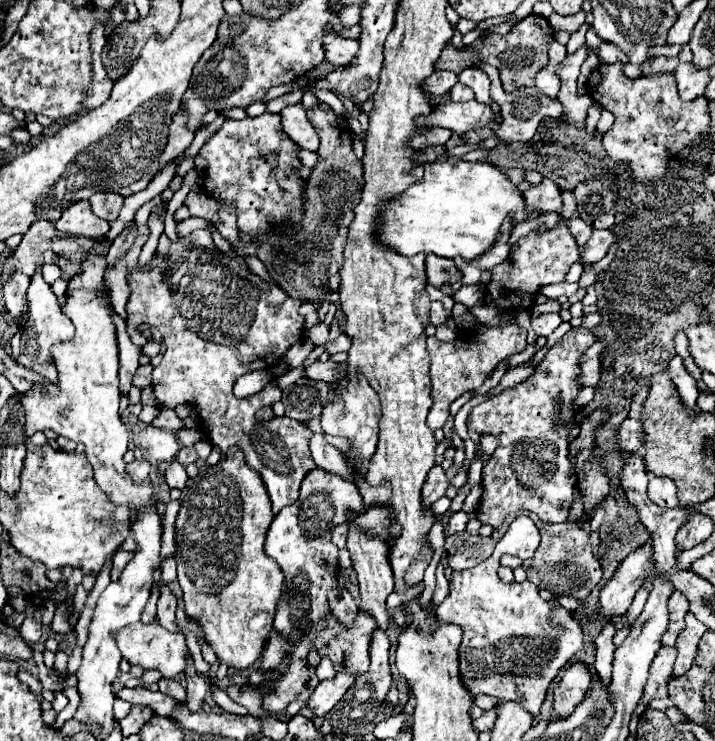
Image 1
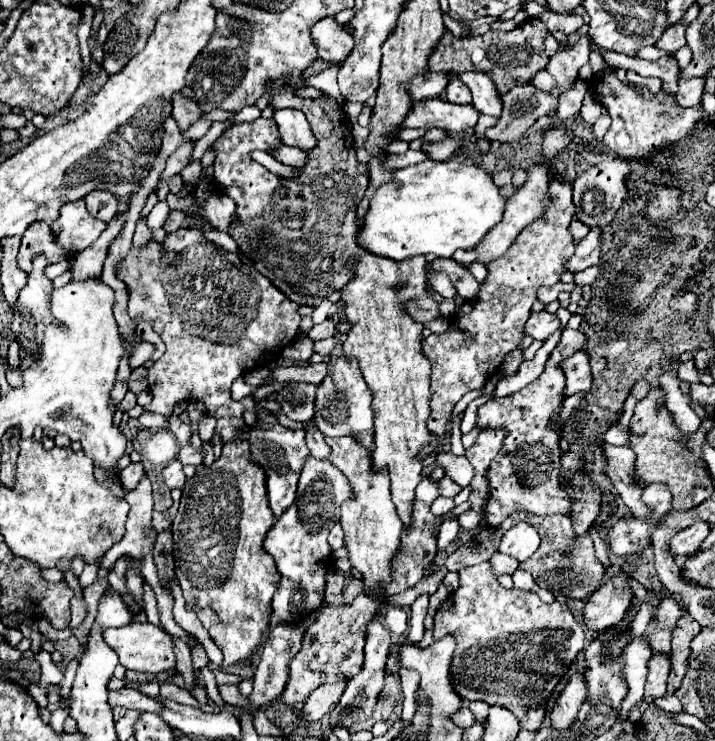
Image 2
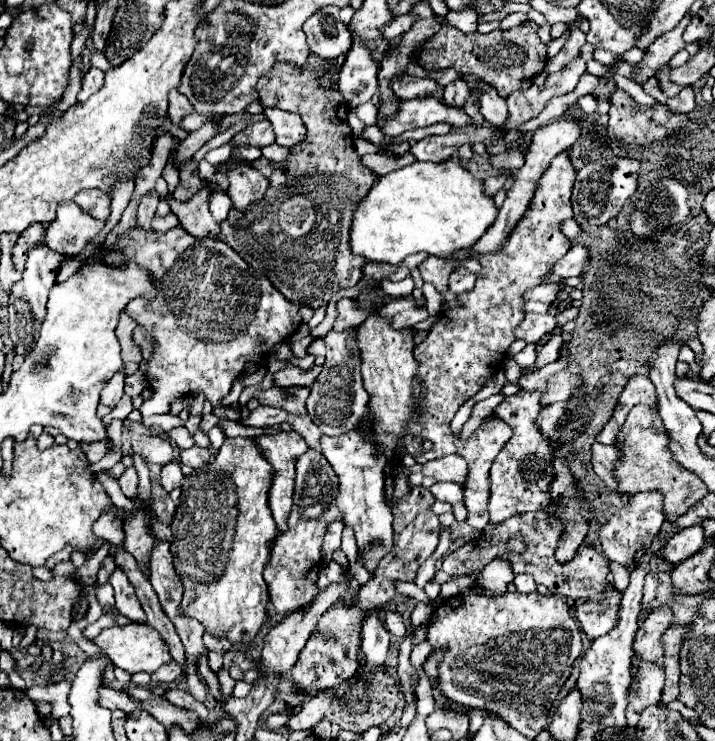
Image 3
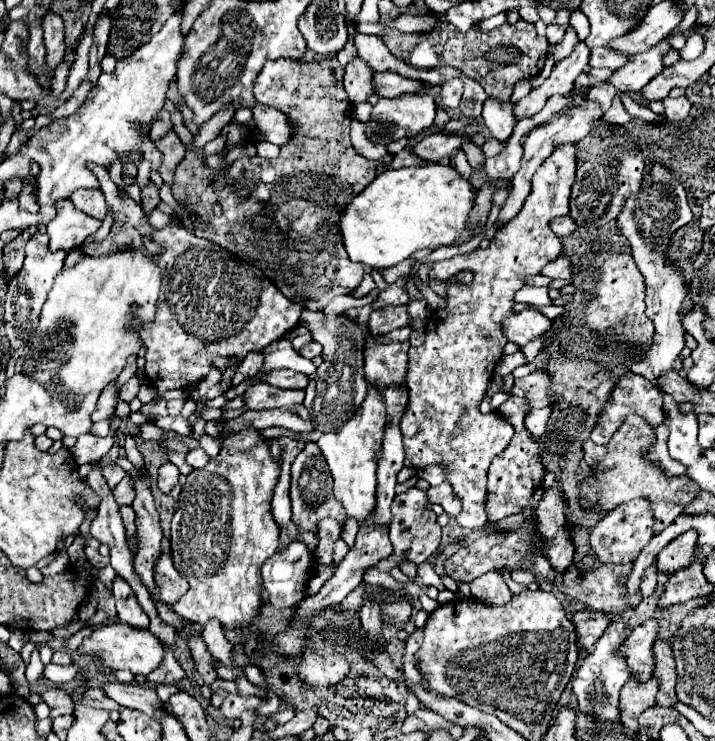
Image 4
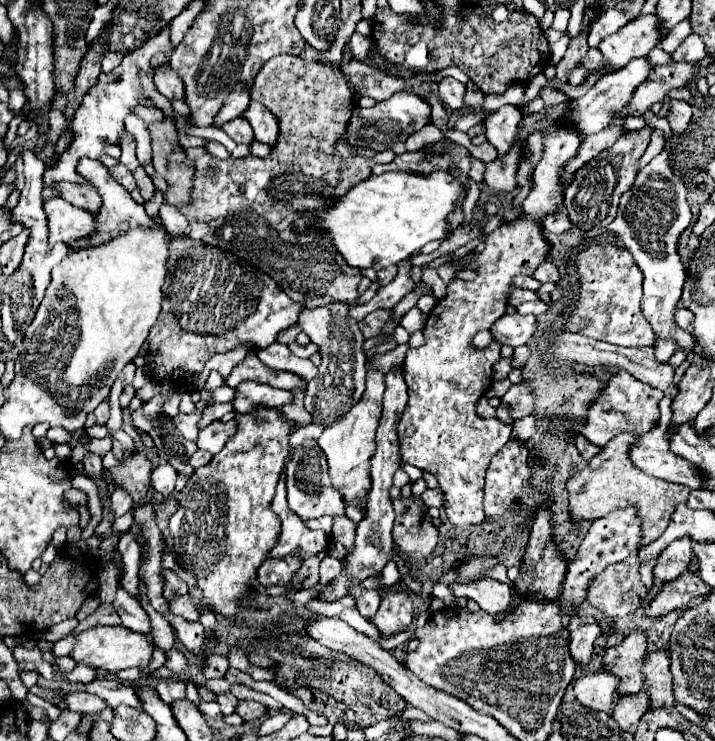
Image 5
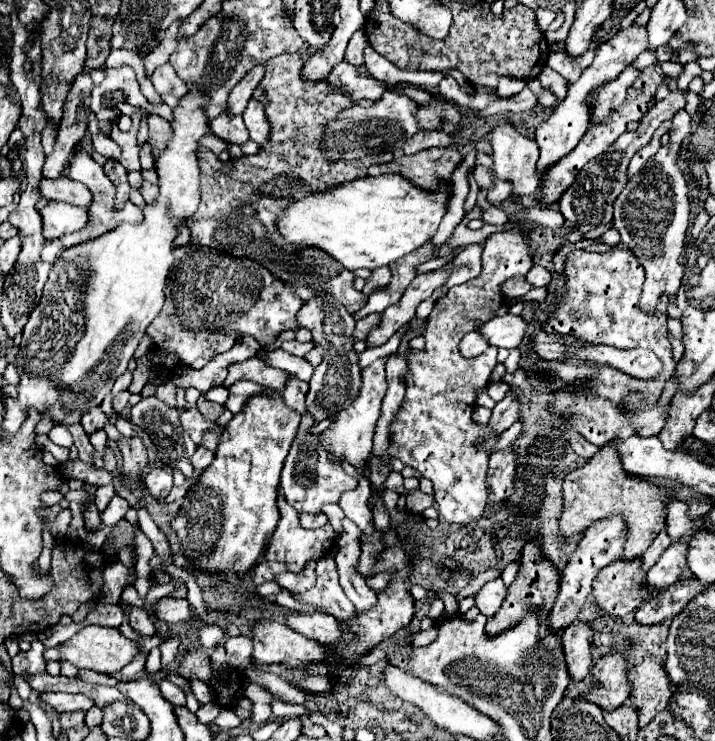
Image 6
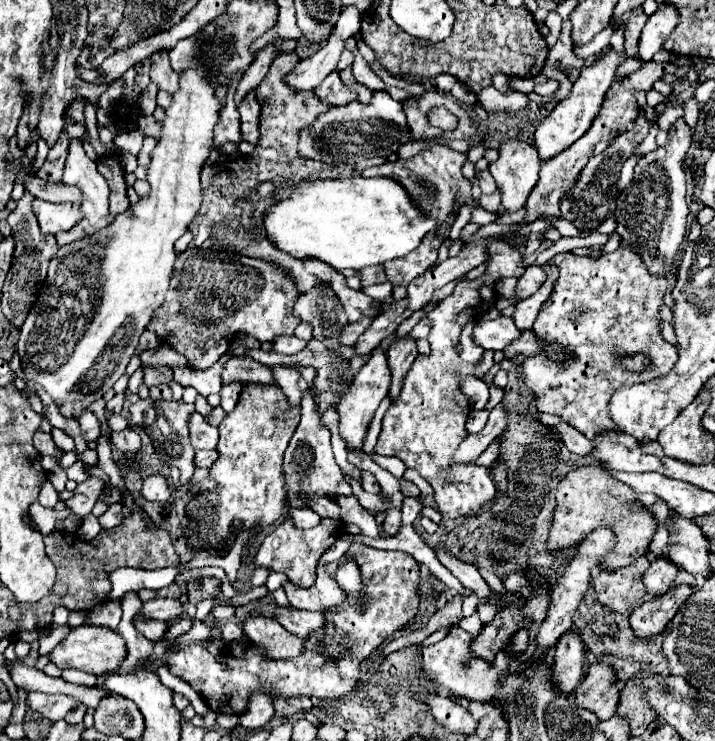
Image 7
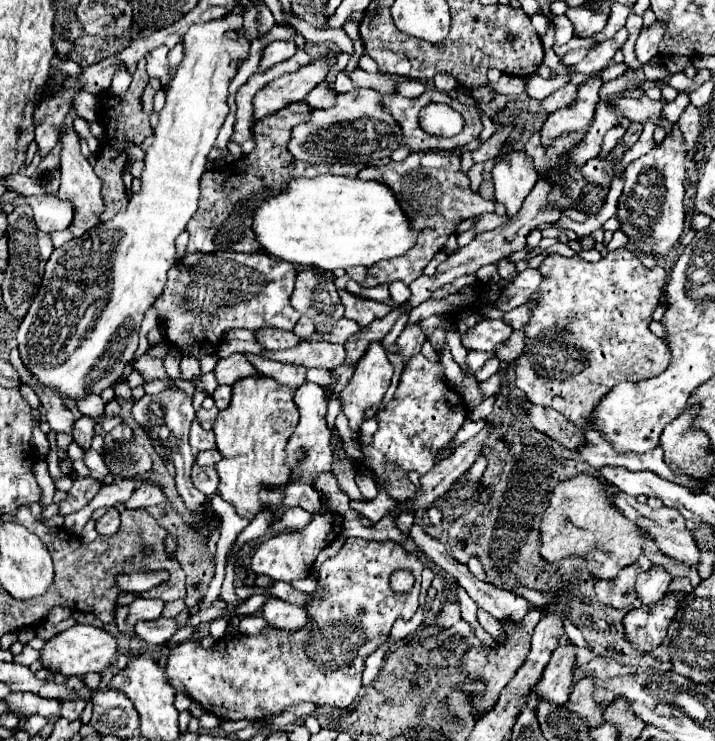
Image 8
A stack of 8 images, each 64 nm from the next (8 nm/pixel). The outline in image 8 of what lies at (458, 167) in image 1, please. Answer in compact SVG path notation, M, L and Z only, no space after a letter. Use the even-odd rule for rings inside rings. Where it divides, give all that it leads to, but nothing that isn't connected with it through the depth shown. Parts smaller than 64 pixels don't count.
M316 176L316 178L292 178L286 188L254 210L252 232L260 244L260 250L268 256L276 256L296 266L312 266L318 270L336 270L350 266L372 266L386 258L402 256L412 248L418 232L408 226L408 218L396 202L396 196L378 182L366 182L346 176Z

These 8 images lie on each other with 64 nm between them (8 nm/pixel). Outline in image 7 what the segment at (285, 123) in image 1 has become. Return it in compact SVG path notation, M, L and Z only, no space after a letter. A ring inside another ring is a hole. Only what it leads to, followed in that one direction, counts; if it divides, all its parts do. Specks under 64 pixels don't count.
M254 90L244 96L244 100L242 100L240 106L238 106L238 112L240 112L240 134L242 134L242 140L256 144L258 134L260 134L260 132L258 132L260 104L258 104L258 100L256 100Z

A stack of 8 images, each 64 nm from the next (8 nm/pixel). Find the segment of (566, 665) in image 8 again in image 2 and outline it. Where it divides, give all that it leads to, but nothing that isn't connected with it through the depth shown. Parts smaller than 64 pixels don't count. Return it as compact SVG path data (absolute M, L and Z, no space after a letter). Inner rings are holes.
M628 570L612 576L604 582L584 604L584 622L592 632L604 632L616 626L630 604L630 586L626 578L632 576Z

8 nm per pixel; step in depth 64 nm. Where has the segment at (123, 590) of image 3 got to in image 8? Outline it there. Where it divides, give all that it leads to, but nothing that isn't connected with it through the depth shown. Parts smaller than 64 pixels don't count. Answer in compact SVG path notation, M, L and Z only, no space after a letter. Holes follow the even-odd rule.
M156 618L156 620L136 624L136 634L144 642L148 642L152 646L158 646L162 642L168 642L176 634L178 624L180 622L176 618Z

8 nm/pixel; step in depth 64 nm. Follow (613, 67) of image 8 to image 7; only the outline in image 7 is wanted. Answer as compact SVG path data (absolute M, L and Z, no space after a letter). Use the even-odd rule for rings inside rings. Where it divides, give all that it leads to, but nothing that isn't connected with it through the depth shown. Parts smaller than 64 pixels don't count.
M636 56L634 60L632 60L632 58L628 58L628 60L618 68L618 74L616 74L616 76L618 76L618 78L624 78L624 76L628 76L628 74L636 72L642 64L644 64L644 62L640 60L640 56Z

